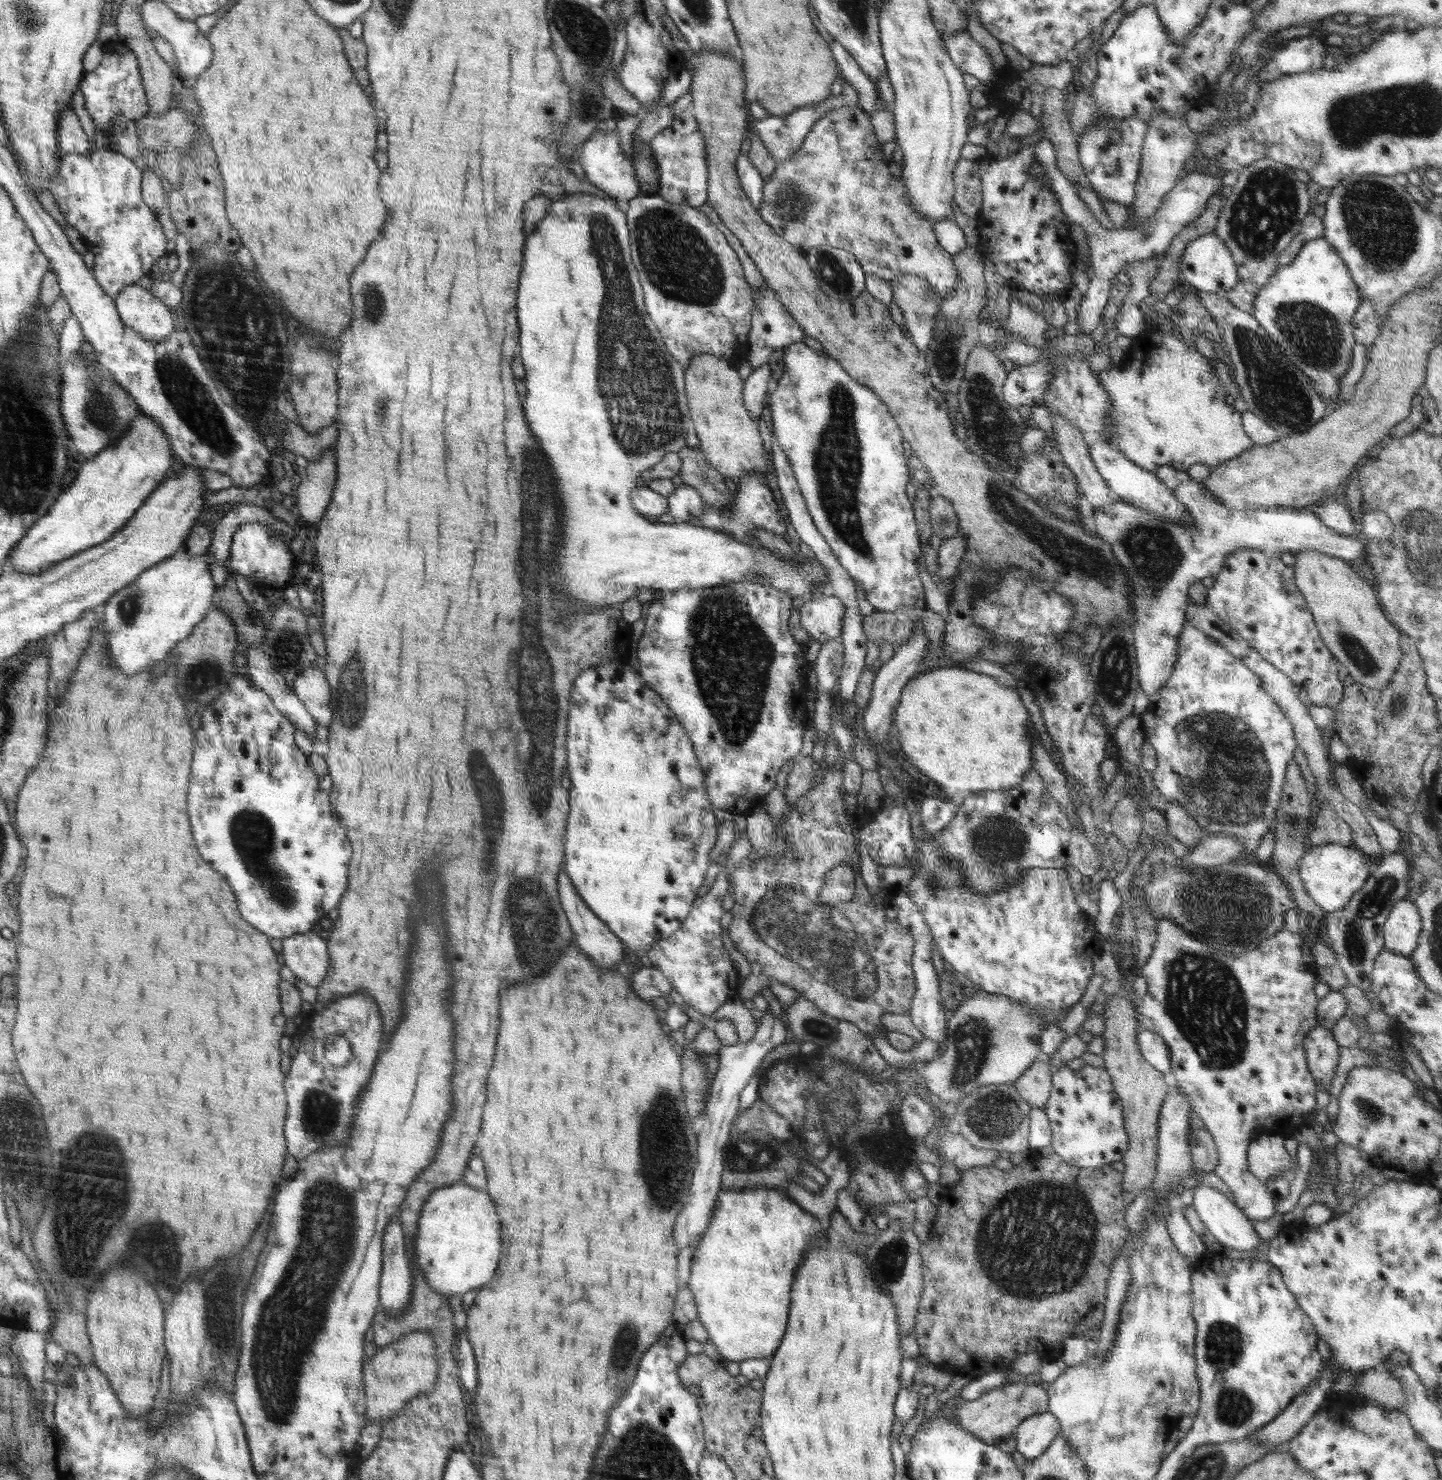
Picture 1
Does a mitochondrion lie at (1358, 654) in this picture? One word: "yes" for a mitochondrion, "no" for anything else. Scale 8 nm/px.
yes

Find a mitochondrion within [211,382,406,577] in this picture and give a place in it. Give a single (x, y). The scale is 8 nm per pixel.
(380, 408)

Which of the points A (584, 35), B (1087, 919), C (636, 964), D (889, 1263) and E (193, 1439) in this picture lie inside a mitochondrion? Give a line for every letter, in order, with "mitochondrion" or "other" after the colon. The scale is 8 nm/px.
A: mitochondrion
B: other
C: other
D: mitochondrion
E: mitochondrion

